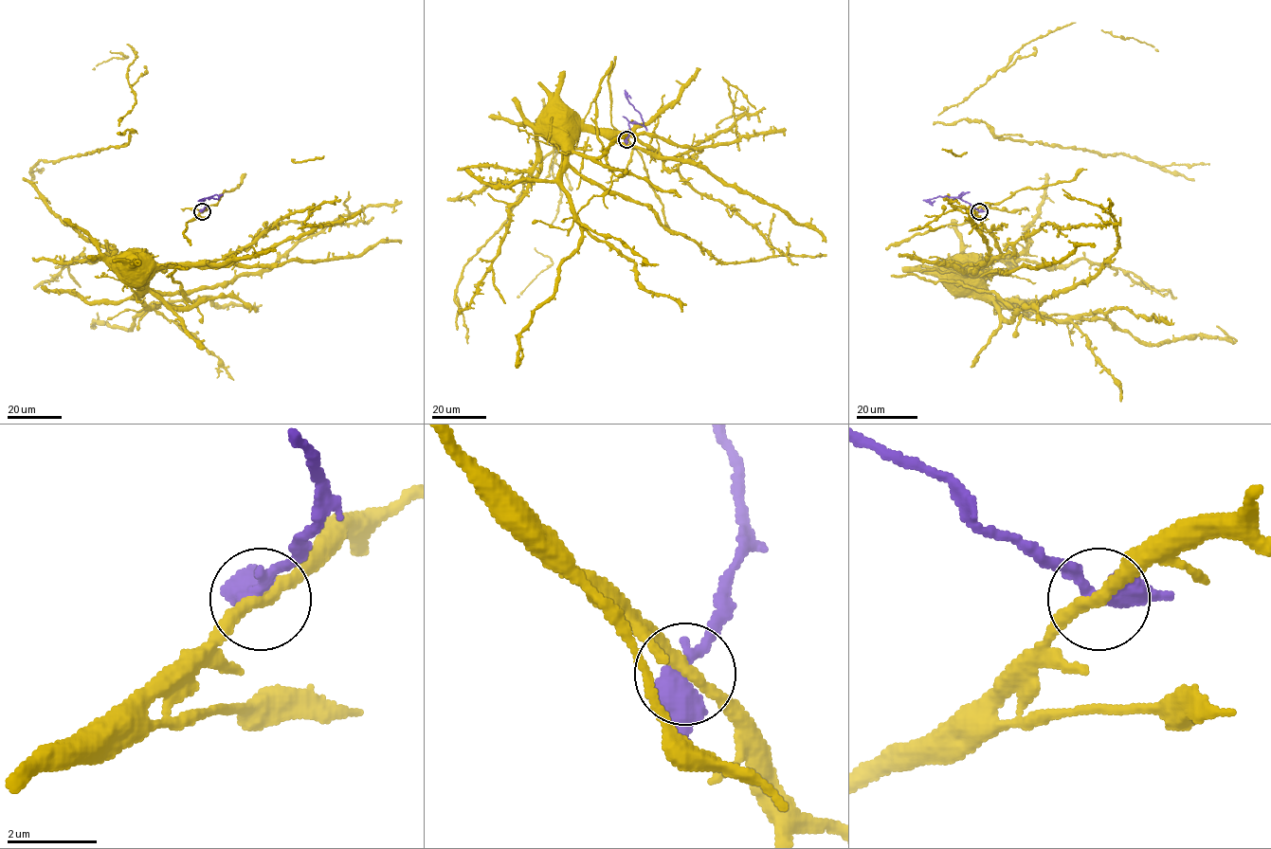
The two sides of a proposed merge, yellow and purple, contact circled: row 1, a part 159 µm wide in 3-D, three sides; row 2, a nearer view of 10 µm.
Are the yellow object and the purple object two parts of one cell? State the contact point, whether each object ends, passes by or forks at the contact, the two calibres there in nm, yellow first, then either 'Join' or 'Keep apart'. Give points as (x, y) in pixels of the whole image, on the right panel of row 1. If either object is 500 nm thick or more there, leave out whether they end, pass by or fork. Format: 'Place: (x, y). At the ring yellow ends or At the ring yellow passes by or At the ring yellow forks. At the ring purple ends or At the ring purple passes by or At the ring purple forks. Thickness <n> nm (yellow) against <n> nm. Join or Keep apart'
Place: (979, 211). Thickness 280 nm (yellow) against 500 nm. Keep apart

